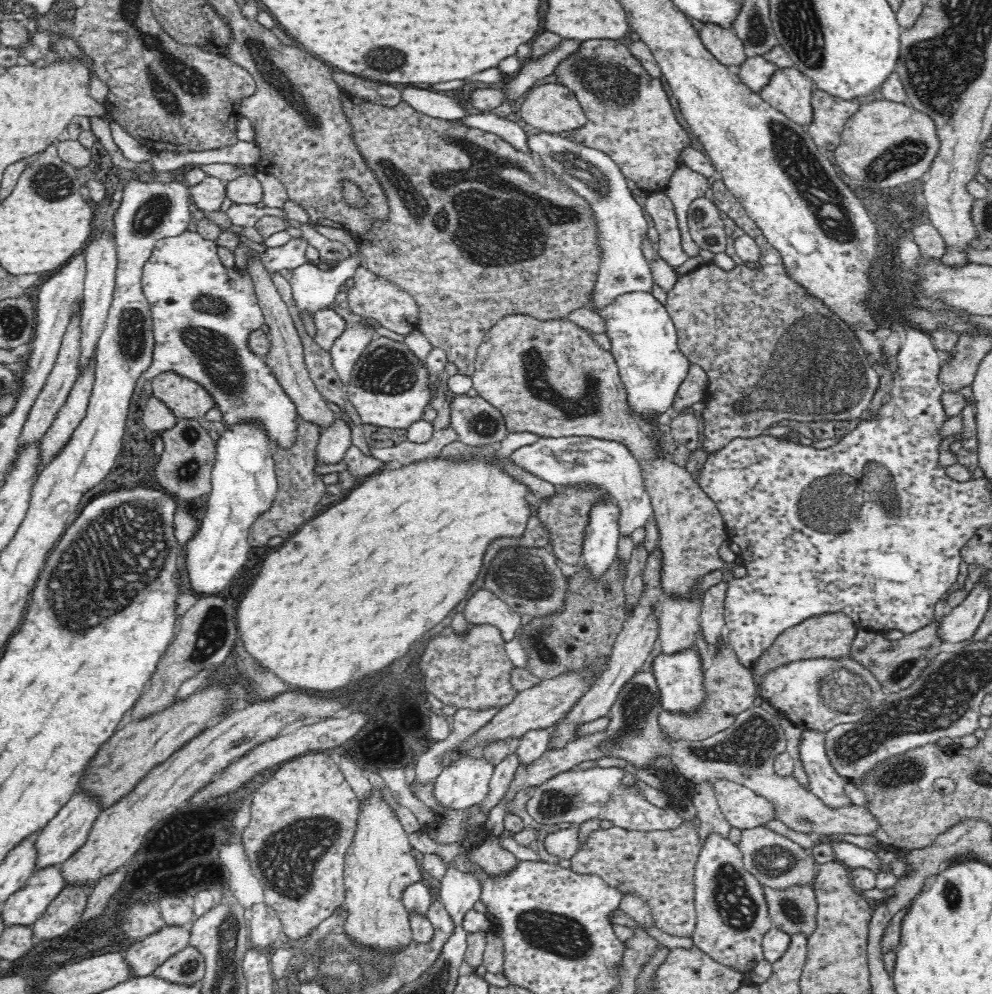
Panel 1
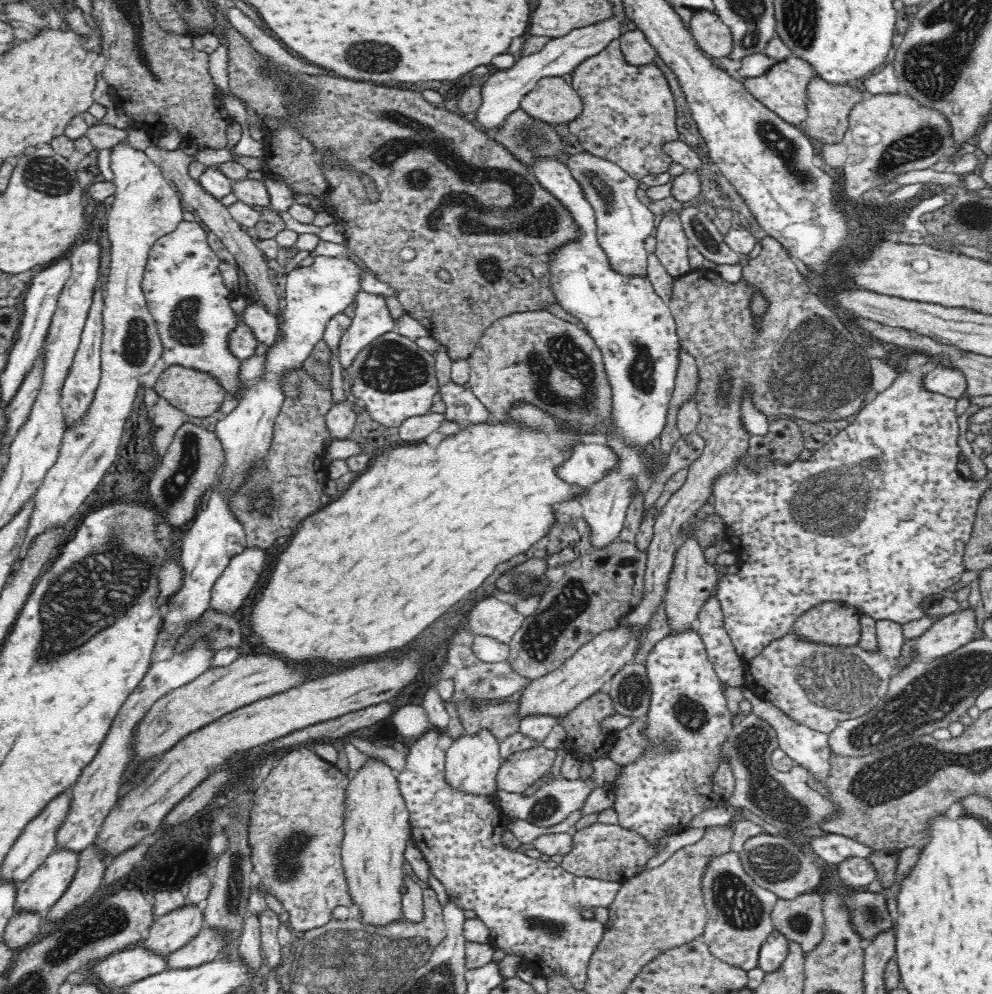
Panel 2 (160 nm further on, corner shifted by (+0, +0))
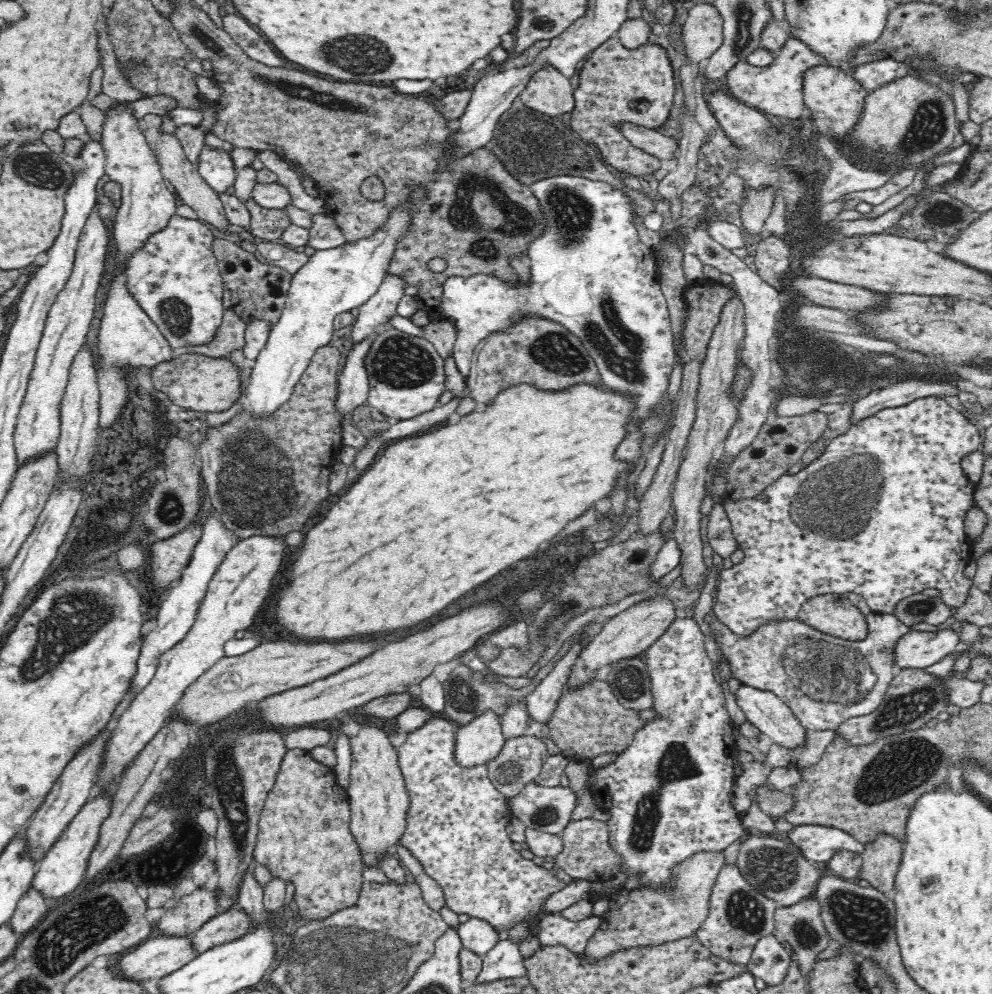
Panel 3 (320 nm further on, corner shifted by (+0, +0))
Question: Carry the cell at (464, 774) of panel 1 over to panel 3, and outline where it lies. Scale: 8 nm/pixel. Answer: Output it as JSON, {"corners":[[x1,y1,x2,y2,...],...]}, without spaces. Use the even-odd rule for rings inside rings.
{"corners":[[492,708,484,710,456,732,456,760,460,766,489,763,498,756,505,740,500,716]]}

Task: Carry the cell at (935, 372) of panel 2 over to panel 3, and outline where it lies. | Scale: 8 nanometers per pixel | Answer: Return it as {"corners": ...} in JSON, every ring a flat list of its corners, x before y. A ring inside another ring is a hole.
{"corners":[[912,378,908,382,898,382,893,386,871,391,868,396,859,400,854,399,848,423,850,426,855,425,858,421,876,414,880,409,905,405,918,398,936,397,940,394,957,396,958,393,959,388,955,382,927,382,924,379]]}

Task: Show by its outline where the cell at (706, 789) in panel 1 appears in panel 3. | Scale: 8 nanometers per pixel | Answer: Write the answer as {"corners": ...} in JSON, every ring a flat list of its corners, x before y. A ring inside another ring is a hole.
{"corners":[[722,851,701,852,674,868,672,875,676,880,671,882,673,887,669,891,642,886,630,890,624,903,602,915,599,930,586,946,586,958,594,964,596,960,606,958,616,950,660,945,694,936,708,916,712,887,723,866]]}

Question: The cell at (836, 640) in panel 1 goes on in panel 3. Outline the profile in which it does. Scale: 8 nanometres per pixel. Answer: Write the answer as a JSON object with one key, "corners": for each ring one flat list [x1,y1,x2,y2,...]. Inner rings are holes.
{"corners":[[843,595,814,596,801,606,797,617,824,634,848,641,864,640,870,632,868,616]]}

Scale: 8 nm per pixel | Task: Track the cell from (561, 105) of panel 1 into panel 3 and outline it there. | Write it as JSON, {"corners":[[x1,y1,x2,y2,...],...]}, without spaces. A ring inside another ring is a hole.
{"corners":[[551,64,538,68,518,98,528,109,544,113,557,121,566,113,572,113,575,105,575,90,569,78]]}

